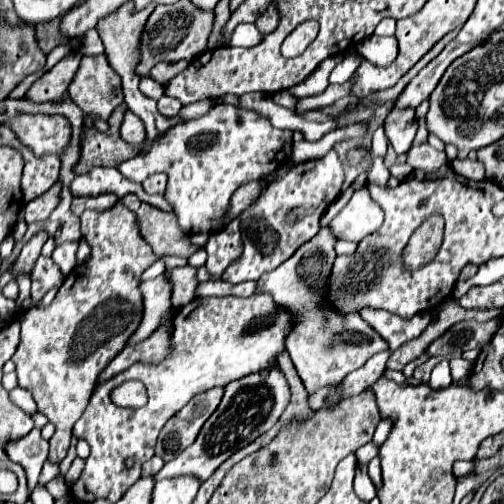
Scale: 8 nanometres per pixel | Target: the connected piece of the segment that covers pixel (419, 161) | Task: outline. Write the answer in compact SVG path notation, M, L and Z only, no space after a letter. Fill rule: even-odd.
M419 144L407 152L407 164L415 170L433 172L433 170L441 168L443 164L447 164L447 156L445 156L445 152L433 150L429 144Z

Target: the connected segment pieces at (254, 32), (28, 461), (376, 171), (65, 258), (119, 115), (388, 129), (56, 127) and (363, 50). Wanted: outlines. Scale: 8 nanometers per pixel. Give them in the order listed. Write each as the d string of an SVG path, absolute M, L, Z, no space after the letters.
M239 24L231 36L231 46L241 46L241 48L253 48L261 44L263 34L257 30L255 24Z
M33 428L25 438L17 438L13 442L5 444L5 452L9 458L17 464L23 466L27 474L27 486L29 486L29 496L33 494L33 488L37 486L37 478L41 472L41 466L47 460L49 452L49 442L41 438L41 432Z
M373 162L373 170L369 174L369 180L379 186L385 186L387 178L389 178L389 170L383 166L383 162Z
M75 240L57 246L55 252L53 252L53 260L55 260L55 264L61 268L64 277L66 277L67 274L73 270L73 266L77 264L75 254L77 254L77 242L75 242Z
M123 102L113 111L108 119L109 129L106 132L83 126L81 157L77 162L77 166L75 166L76 175L86 174L95 166L113 166L113 168L117 168L123 160L133 158L141 152L143 144L127 144L119 136L119 127L127 110L128 107Z
M393 108L385 118L385 134L395 152L405 154L411 148L413 138L417 134L415 108L405 108L405 110Z
M21 114L17 116L15 120L9 122L9 126L13 128L13 132L19 136L19 140L29 146L37 156L41 154L61 154L67 144L69 144L69 138L71 138L71 126L67 122L67 118L63 116L43 116L43 114L37 114L37 116L29 116L29 114Z
M373 34L357 44L357 52L375 66L389 66L397 58L397 40L395 36L381 38Z

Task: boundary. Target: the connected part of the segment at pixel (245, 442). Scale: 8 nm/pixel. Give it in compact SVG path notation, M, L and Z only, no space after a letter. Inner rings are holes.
M279 368L249 374L241 380L227 384L225 396L217 412L213 412L213 416L203 424L197 440L189 448L185 448L177 458L167 462L155 474L155 480L185 476L185 474L201 478L201 480L209 478L229 456L249 446L249 442L253 442L257 436L265 434L279 420L287 404L289 404L289 386Z

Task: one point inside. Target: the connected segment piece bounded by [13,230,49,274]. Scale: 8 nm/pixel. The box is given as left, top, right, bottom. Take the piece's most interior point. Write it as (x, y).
(31, 250)

